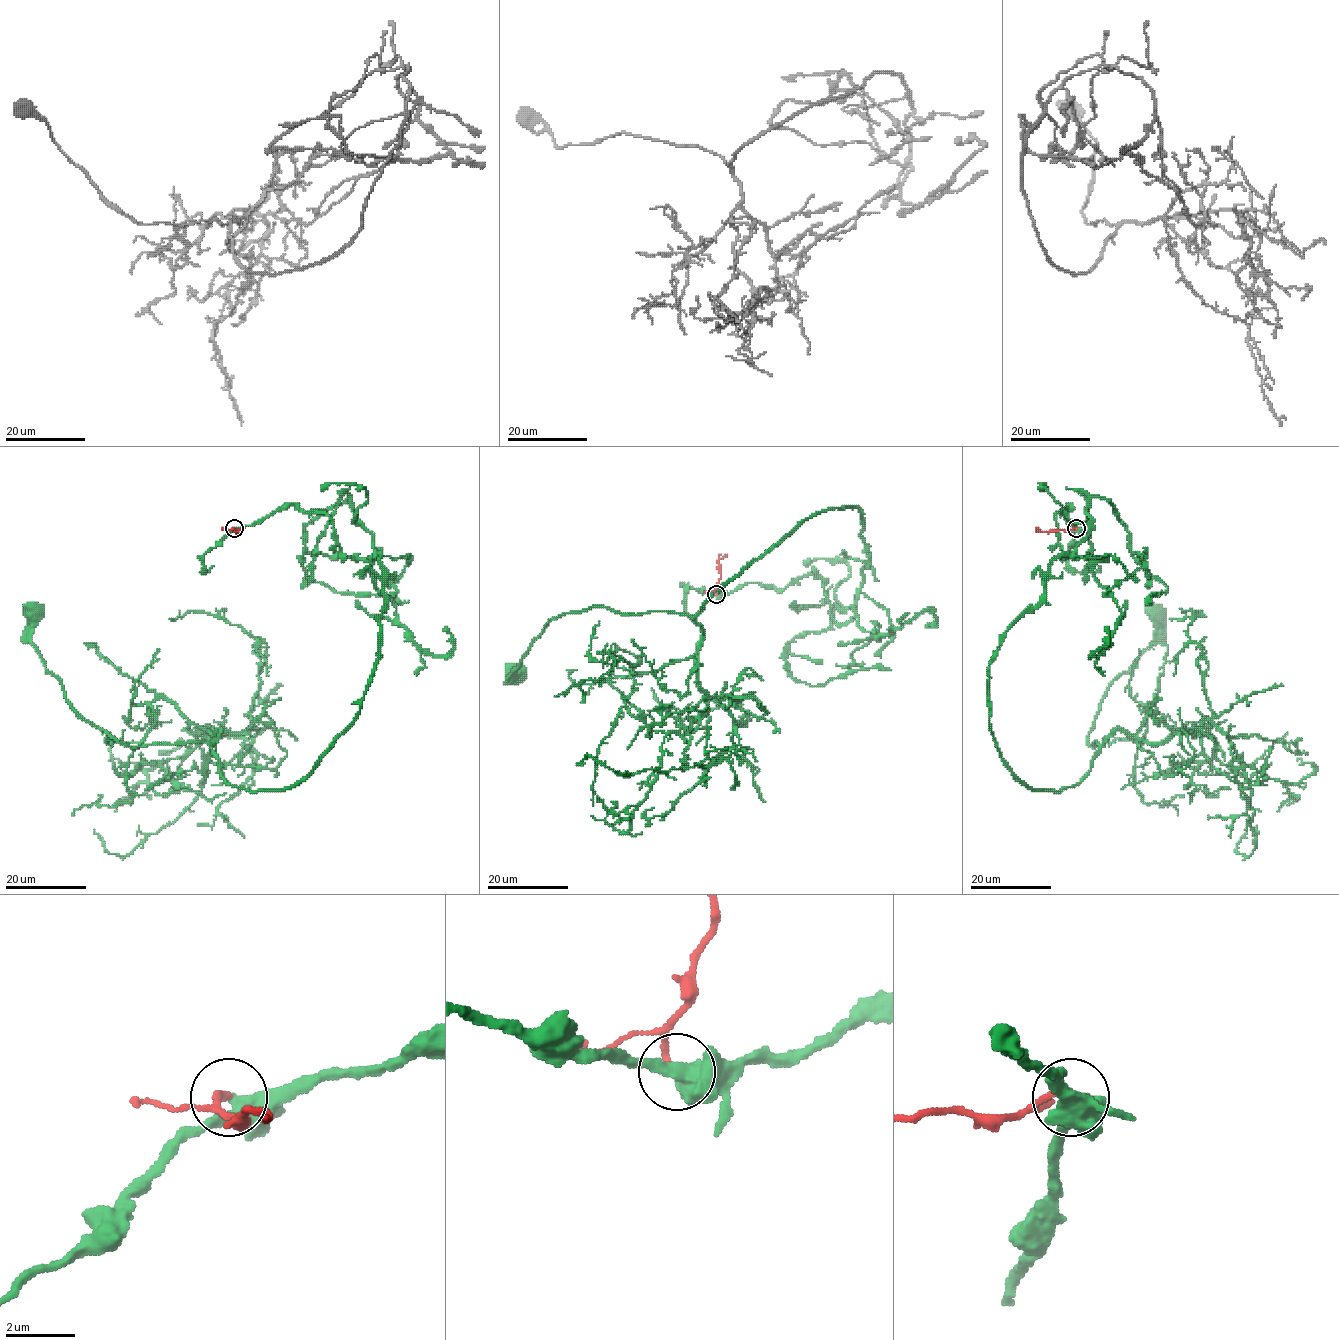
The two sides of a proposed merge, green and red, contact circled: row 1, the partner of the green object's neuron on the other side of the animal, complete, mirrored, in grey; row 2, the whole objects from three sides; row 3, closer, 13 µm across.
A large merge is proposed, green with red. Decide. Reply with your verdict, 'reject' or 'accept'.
reject

